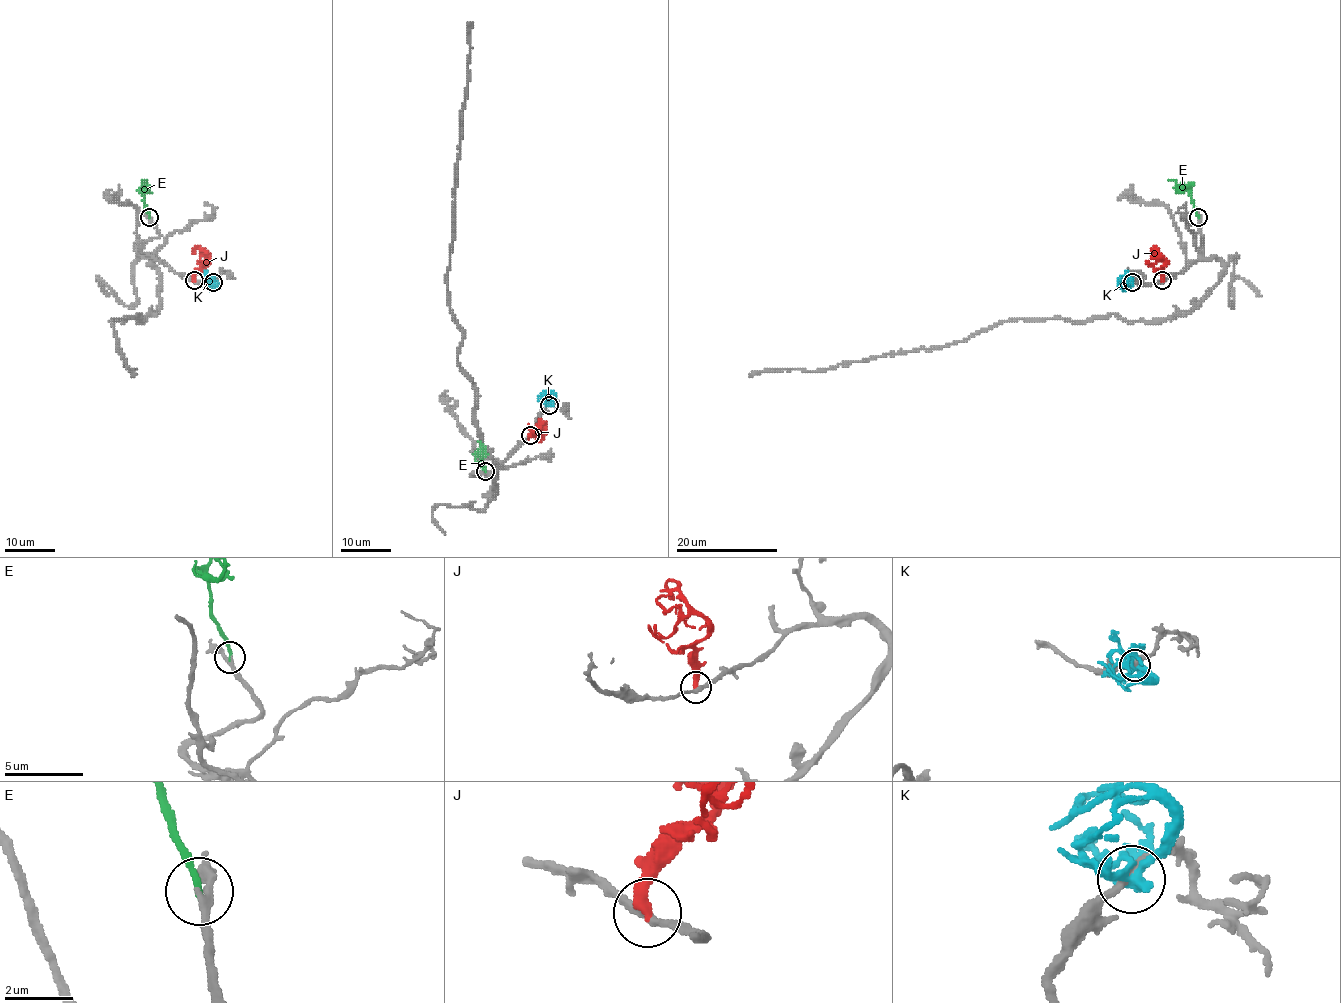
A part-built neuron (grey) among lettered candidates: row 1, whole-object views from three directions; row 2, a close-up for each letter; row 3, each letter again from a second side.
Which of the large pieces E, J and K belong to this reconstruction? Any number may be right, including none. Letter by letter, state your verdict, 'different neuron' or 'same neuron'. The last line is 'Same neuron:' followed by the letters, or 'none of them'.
E: same neuron
J: different neuron
K: different neuron
Same neuron: E

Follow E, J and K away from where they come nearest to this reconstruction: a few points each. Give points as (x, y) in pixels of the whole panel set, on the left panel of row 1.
E: (150, 217), (140, 189), (145, 192), (147, 183), (142, 180)
J: (194, 280), (194, 272), (206, 259), (200, 247), (194, 247), (195, 252)
K: (213, 281), (213, 275), (201, 281)

